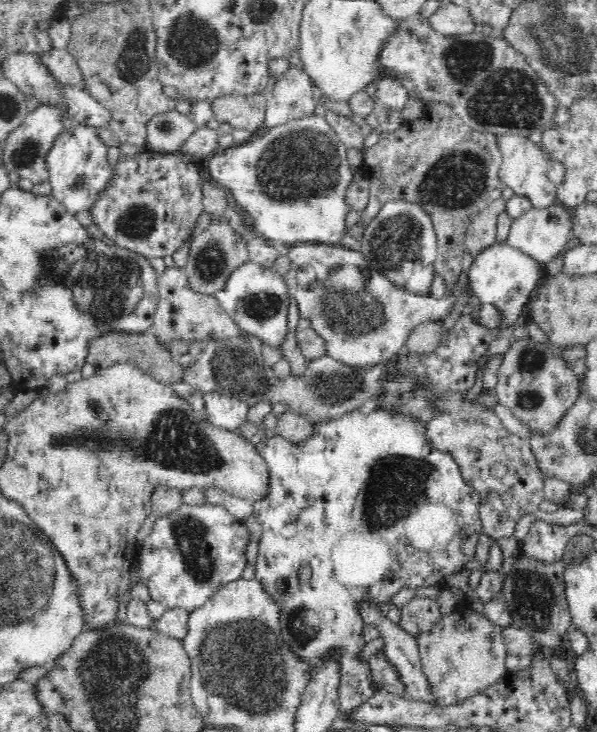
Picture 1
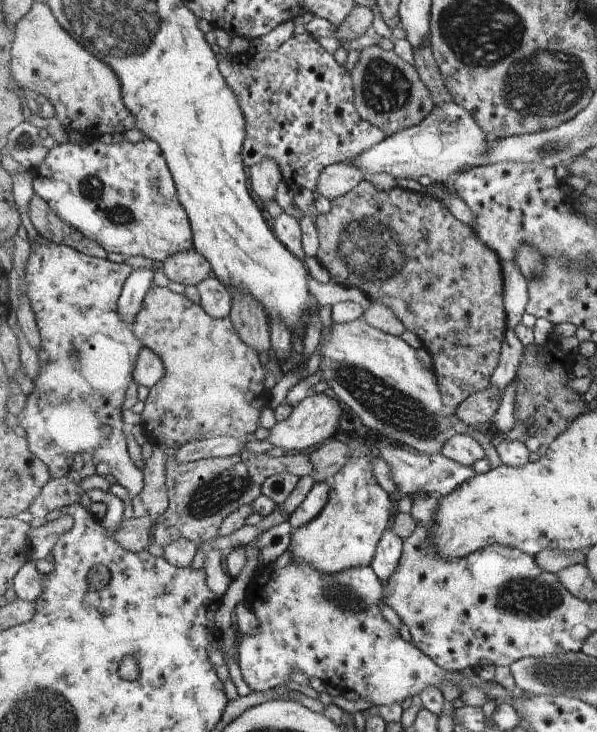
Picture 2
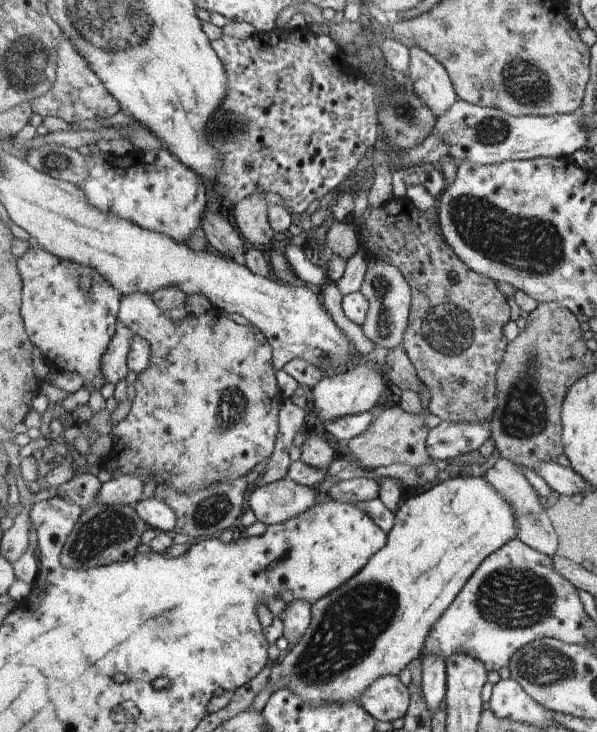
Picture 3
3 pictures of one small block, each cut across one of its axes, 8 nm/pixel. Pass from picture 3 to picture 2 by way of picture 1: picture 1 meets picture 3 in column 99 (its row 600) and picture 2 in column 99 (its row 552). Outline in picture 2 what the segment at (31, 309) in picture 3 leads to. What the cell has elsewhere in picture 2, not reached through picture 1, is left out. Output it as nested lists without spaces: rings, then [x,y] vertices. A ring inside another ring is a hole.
[[[41,236],[35,238],[35,242],[31,245],[30,256],[26,262],[25,296],[31,304],[31,309],[34,313],[41,336],[41,346],[39,350],[41,372],[33,381],[33,392],[27,397],[25,407],[18,415],[18,420],[19,424],[26,431],[26,436],[27,439],[29,439],[33,454],[45,461],[45,464],[50,468],[52,479],[55,477],[67,477],[78,483],[81,482],[85,476],[91,476],[91,474],[111,474],[117,480],[117,483],[123,486],[130,497],[135,500],[138,494],[143,492],[145,483],[143,470],[139,470],[139,468],[133,464],[133,461],[131,461],[131,454],[129,454],[129,450],[127,450],[127,440],[125,440],[125,436],[123,436],[123,402],[125,402],[125,392],[127,392],[127,388],[129,388],[129,383],[135,381],[134,367],[136,366],[138,355],[143,348],[143,344],[140,338],[135,334],[134,329],[124,321],[124,318],[118,311],[120,296],[124,291],[126,280],[133,271],[133,268],[124,262],[115,263],[108,259],[92,257],[72,246],[57,244]]]

